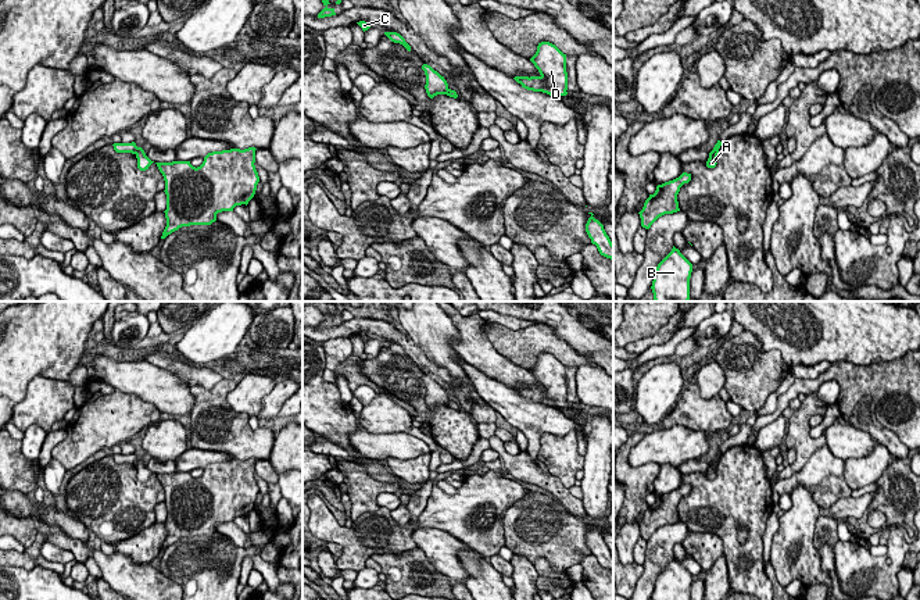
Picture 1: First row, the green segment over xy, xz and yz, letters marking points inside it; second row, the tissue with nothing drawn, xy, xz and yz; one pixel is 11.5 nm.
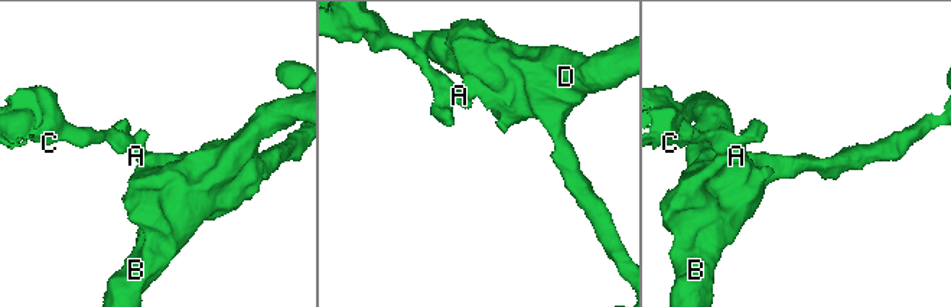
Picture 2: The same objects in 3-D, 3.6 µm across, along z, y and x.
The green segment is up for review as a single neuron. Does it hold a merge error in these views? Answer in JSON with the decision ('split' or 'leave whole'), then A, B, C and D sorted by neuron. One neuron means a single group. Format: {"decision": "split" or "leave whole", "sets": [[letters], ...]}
{"decision": "split", "sets": [["A", "B", "D"], ["C"]]}

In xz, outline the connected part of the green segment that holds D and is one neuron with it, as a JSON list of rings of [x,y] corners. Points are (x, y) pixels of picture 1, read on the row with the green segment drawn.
[[[541,42],[537,46],[536,54],[530,58],[538,69],[538,76],[515,76],[513,79],[522,88],[533,92],[543,92],[550,96],[568,94],[568,72],[566,54],[563,54],[555,44]]]

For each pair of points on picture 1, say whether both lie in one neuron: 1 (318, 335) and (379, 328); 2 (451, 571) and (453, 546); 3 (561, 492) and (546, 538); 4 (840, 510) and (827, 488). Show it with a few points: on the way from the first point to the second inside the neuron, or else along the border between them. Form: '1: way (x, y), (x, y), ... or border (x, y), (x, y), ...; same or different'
1: way (333, 332), (351, 325), (364, 325); same
2: way (451, 565), (451, 552); same
3: border (558, 502), (565, 507); different
4: border (849, 496), (840, 497), (829, 509); different

